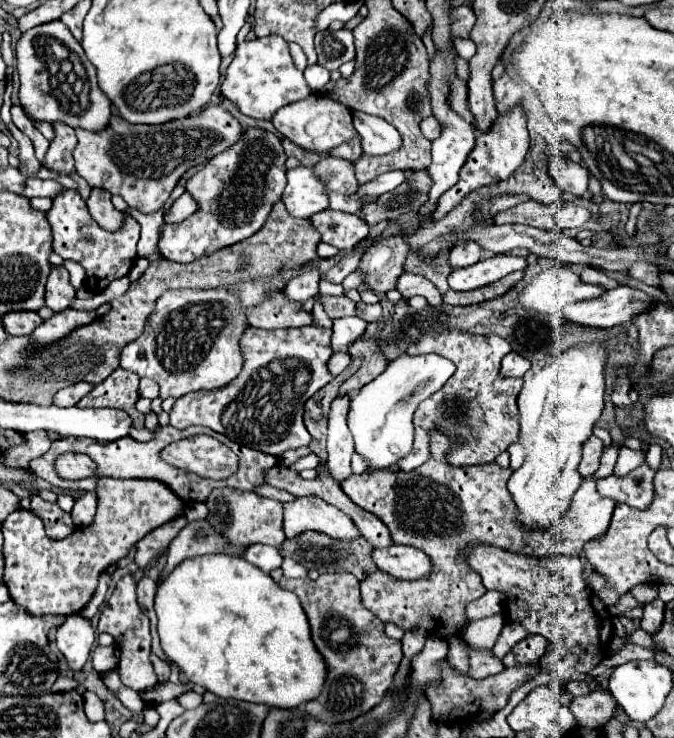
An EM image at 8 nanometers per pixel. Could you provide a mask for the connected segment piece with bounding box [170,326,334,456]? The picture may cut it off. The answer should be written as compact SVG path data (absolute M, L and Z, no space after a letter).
M302 326L302 328L282 328L282 330L256 330L248 328L242 340L242 352L244 352L244 368L232 380L232 384L222 386L220 390L198 390L190 392L190 396L180 396L174 402L174 408L170 410L170 424L176 428L186 428L186 426L208 426L220 434L228 434L226 428L222 426L222 412L230 410L230 440L244 444L248 448L272 454L272 456L282 456L286 450L308 446L310 444L310 434L304 428L302 414L304 414L304 402L318 392L322 386L326 386L334 376L326 370L326 362L332 356L330 350L330 330L326 328L316 328L316 326Z

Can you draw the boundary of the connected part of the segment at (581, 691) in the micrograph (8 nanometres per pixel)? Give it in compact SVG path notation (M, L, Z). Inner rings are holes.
M570 680L568 686L566 686L566 690L568 690L572 696L586 696L586 694L592 692L590 686L588 686L588 682L582 682L582 680Z

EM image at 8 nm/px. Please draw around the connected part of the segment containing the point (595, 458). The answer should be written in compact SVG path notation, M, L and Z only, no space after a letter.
M594 434L582 444L582 460L580 460L580 466L578 466L578 472L582 476L588 476L588 474L594 474L600 466L600 456L602 456L602 440L596 438Z

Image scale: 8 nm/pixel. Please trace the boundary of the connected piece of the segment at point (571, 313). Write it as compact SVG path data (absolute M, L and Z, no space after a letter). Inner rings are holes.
M618 286L598 298L568 304L562 310L562 316L578 326L614 328L618 324L630 322L632 314L644 312L650 306L652 298L648 298L644 292L632 290L628 286Z

